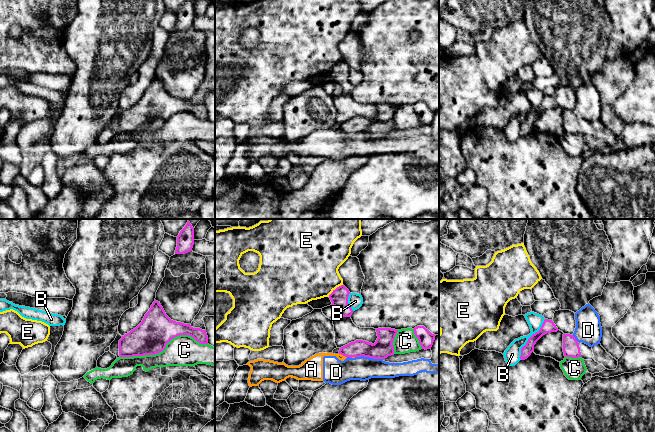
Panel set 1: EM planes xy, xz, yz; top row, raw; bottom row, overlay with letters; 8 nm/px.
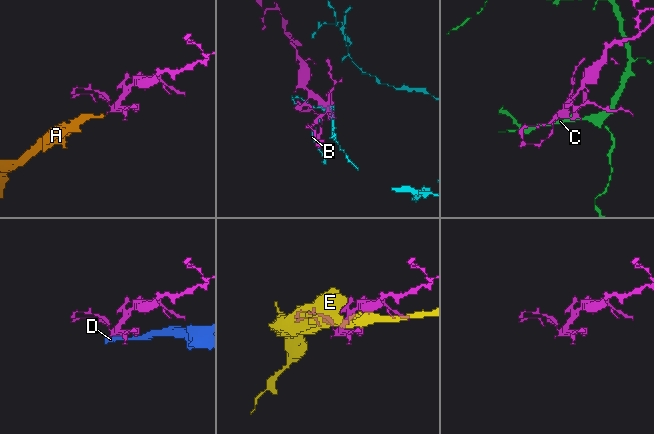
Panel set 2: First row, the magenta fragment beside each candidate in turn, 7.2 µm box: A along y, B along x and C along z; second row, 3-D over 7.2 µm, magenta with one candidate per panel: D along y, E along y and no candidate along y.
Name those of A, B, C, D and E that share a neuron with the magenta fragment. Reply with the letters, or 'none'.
none

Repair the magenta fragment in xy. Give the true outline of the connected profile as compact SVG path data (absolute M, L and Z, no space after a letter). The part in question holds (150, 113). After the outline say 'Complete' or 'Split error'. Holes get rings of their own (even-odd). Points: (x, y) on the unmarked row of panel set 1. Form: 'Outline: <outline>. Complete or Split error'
Outline: M154 77L142 98L119 116L119 132L155 131L180 111L189 111L200 120L208 120L206 106L171 96L158 77Z. Complete

